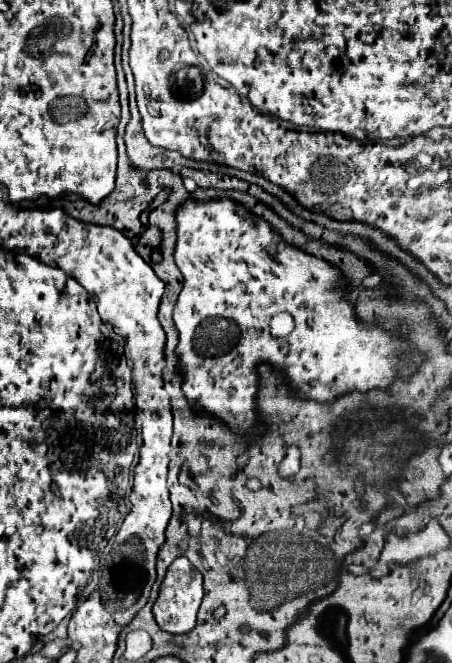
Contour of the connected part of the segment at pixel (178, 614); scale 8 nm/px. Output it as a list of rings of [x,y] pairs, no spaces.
[[[177,557],[169,565],[165,581],[163,581],[161,591],[159,591],[159,597],[153,605],[155,621],[167,633],[187,633],[195,627],[201,599],[203,599],[203,577],[201,577],[201,573],[189,563],[187,557]]]

